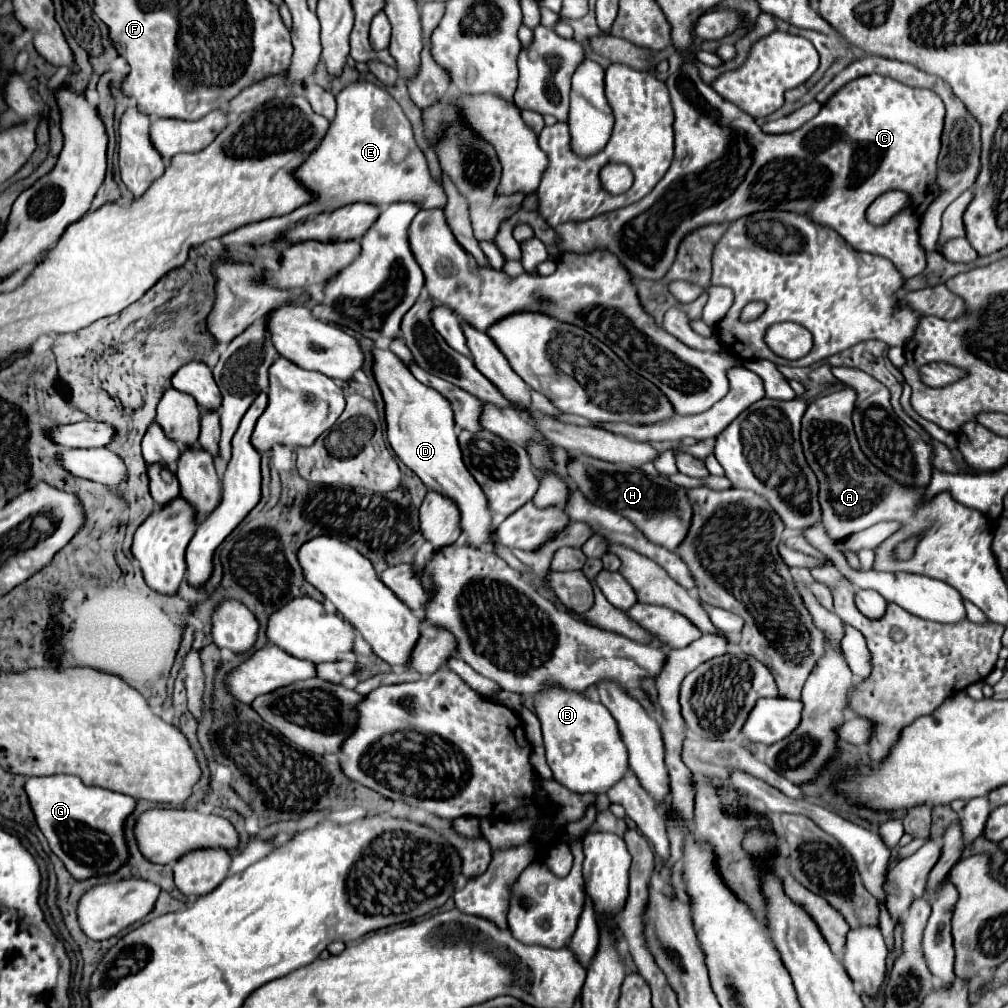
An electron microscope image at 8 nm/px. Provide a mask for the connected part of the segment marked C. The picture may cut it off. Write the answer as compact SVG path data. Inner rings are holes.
M686 59L680 67L680 75L668 77L666 85L676 113L674 161L666 175L638 203L582 223L558 225L556 231L560 235L560 245L548 247L550 255L556 255L556 251L588 253L600 247L616 253L634 277L662 279L674 263L680 241L692 233L692 229L712 223L732 223L756 211L784 209L804 215L808 213L808 217L814 221L836 229L856 251L866 251L890 259L904 279L910 279L926 269L926 253L920 245L918 229L922 215L940 195L940 187L936 185L936 159L940 153L940 135L944 125L944 103L934 91L914 89L882 75L858 77L846 83L836 95L832 95L822 105L820 113L804 127L786 135L766 135L748 113L706 85L692 61ZM888 189L908 193L912 203L894 215L886 225L876 227L868 223L866 209Z

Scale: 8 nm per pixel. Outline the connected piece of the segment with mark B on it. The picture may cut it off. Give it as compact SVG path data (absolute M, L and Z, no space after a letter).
M546 689L534 697L536 715L542 723L546 761L554 779L574 793L606 793L612 783L628 771L628 751L618 735L610 711L582 693L566 689Z

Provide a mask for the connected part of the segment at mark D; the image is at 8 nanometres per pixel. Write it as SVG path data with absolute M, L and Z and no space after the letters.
M372 349L372 357L372 373L384 399L386 433L390 447L404 461L404 465L410 467L424 481L428 489L436 489L438 493L456 499L462 513L464 533L468 535L470 545L492 543L494 525L488 511L488 501L462 461L462 451L454 431L454 417L448 399L436 389L430 389L424 383L416 381L410 369L392 351Z

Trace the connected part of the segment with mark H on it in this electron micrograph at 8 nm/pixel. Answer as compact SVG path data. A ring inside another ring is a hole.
M572 453L568 459L566 471L580 489L580 493L598 507L612 509L626 517L638 531L642 531L652 543L662 545L670 551L676 551L684 533L688 533L688 525L692 519L692 509L686 497L686 491L672 481L664 481L662 477L646 475L642 469L628 469L626 465L612 465L582 453Z

